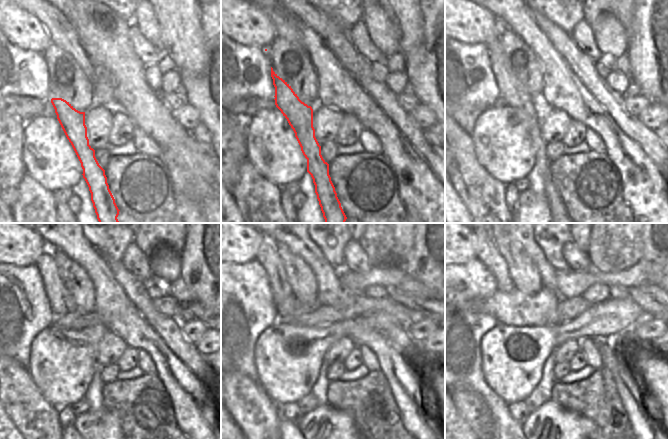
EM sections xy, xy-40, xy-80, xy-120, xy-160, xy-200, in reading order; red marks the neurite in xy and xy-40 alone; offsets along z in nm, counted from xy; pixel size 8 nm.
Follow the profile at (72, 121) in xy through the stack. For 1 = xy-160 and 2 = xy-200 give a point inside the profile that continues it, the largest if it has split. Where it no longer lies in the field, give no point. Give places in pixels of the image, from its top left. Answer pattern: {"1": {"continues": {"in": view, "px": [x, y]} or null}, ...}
{"1": {"continues": {"in": "xy-160", "px": [266, 255]}}, "2": {"continues": {"in": "xy-200", "px": [485, 249]}}}

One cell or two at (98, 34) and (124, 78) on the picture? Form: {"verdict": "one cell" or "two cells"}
{"verdict": "one cell"}

